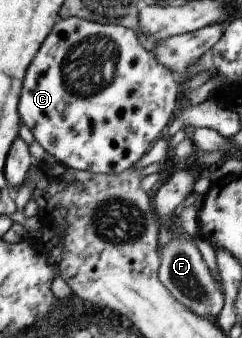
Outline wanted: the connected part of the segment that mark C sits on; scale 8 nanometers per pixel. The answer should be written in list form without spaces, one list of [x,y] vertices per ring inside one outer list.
[[[69,17],[62,22],[58,22],[52,32],[48,34],[48,38],[44,40],[44,44],[40,46],[38,54],[34,56],[34,60],[28,66],[26,78],[24,78],[24,86],[22,86],[22,94],[20,94],[20,104],[18,104],[19,118],[24,121],[24,124],[30,129],[34,135],[34,139],[46,151],[52,155],[56,162],[68,166],[76,171],[83,171],[93,174],[118,175],[126,170],[132,169],[143,158],[156,141],[165,134],[165,131],[170,126],[175,114],[178,112],[178,98],[182,92],[181,86],[176,82],[173,74],[156,58],[155,54],[148,52],[134,30],[128,29],[121,25],[111,23],[96,23],[79,17]]]

